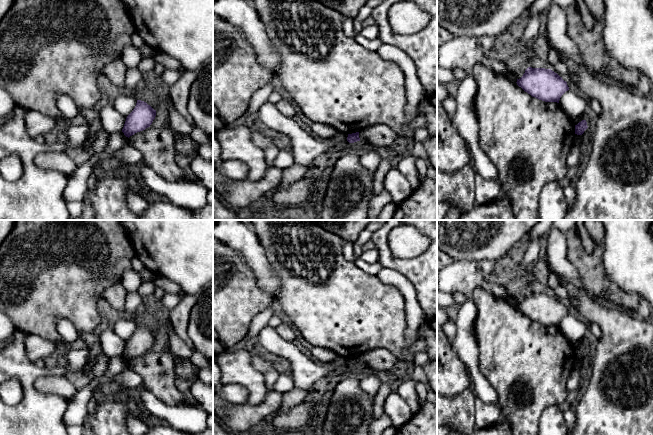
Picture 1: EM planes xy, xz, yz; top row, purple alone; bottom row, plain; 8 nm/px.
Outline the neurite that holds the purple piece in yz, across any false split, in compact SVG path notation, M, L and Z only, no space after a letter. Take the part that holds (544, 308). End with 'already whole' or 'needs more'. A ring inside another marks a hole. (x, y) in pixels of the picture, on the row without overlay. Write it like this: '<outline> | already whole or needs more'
M528 291L517 309L525 316L545 326L557 326L569 314L567 306L551 293Z | already whole

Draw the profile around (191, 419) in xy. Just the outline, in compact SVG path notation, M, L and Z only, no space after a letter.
M147 389L141 393L140 403L144 414L153 415L179 431L194 434L205 428L208 414L199 406L168 406Z

